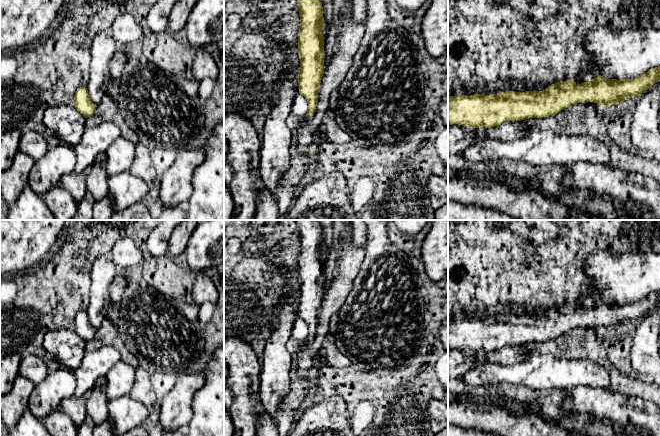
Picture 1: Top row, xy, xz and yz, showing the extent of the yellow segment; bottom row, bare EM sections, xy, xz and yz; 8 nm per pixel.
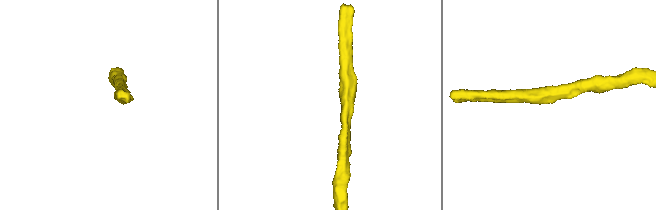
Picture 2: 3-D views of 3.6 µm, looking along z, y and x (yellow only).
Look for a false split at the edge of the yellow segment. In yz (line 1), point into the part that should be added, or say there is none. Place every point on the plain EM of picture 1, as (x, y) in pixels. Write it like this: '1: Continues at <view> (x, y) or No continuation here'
1: No continuation here

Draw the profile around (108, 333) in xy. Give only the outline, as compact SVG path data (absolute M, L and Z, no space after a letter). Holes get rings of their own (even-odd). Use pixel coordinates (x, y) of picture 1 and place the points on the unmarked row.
M106 318L96 331L96 336L102 341L103 345L115 347L121 354L121 361L137 368L137 357L131 353L123 343L117 326L114 325L110 319Z

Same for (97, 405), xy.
M101 377L93 386L90 398L86 402L87 415L95 425L108 420L109 398L106 395L106 377Z

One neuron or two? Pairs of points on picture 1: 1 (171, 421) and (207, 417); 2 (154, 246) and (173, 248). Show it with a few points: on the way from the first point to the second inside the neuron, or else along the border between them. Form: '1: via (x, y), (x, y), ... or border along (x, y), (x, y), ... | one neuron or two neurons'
1: border along (194, 396), (192, 418), (187, 425) | two neurons
2: border along (174, 230), (168, 242), (167, 253) | two neurons

